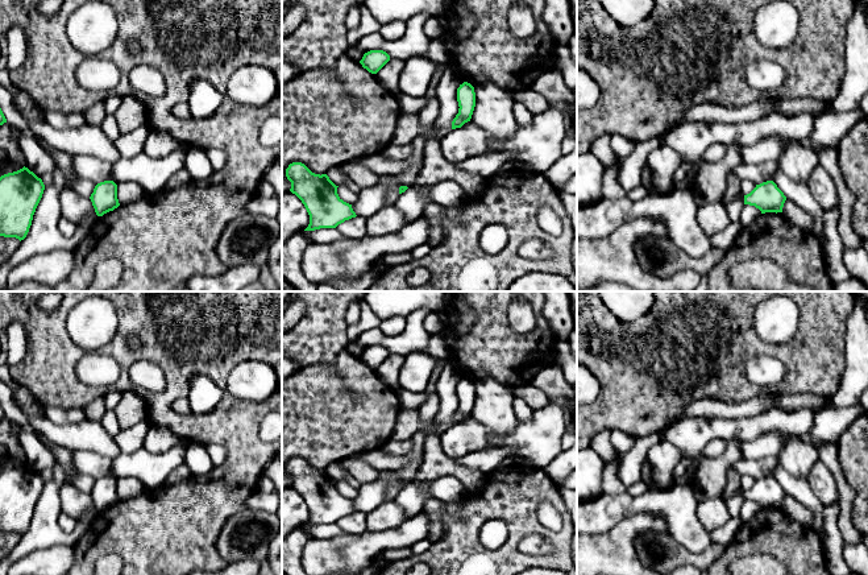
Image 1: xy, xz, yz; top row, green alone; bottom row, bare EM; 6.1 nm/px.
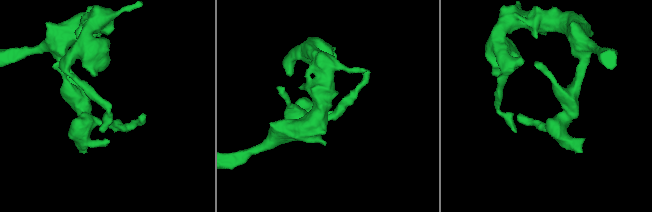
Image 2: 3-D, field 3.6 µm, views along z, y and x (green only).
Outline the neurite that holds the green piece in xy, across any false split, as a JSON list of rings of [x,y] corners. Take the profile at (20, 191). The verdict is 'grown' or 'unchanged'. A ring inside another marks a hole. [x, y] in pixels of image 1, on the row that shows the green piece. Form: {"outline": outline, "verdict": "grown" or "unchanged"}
{"outline": [[[28,167],[0,177],[0,236],[24,240],[45,185]]], "verdict": "unchanged"}

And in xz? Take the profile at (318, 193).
{"outline": [[[292,162],[286,169],[286,177],[291,182],[290,191],[302,200],[310,215],[304,231],[336,228],[357,216],[352,204],[339,197],[339,186],[327,174],[315,174],[304,164]]], "verdict": "unchanged"}

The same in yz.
{"outline": [[[773,181],[756,185],[749,194],[744,195],[744,204],[755,206],[761,214],[782,212],[785,200],[786,197]]], "verdict": "unchanged"}

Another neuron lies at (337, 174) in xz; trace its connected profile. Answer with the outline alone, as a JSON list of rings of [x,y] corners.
[[[335,165],[329,167],[325,174],[336,186],[345,185],[348,181],[348,174],[344,170],[344,165]]]

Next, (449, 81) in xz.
[[[447,63],[447,69],[435,82],[436,94],[440,102],[440,113],[431,132],[431,138],[440,141],[452,131],[452,121],[458,113],[457,88],[465,82],[464,74],[453,65]]]

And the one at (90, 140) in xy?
[[[22,116],[29,132],[45,140],[51,148],[76,156],[90,156],[115,164],[121,156],[101,127],[84,124],[76,128],[57,129],[46,120],[28,120]]]

